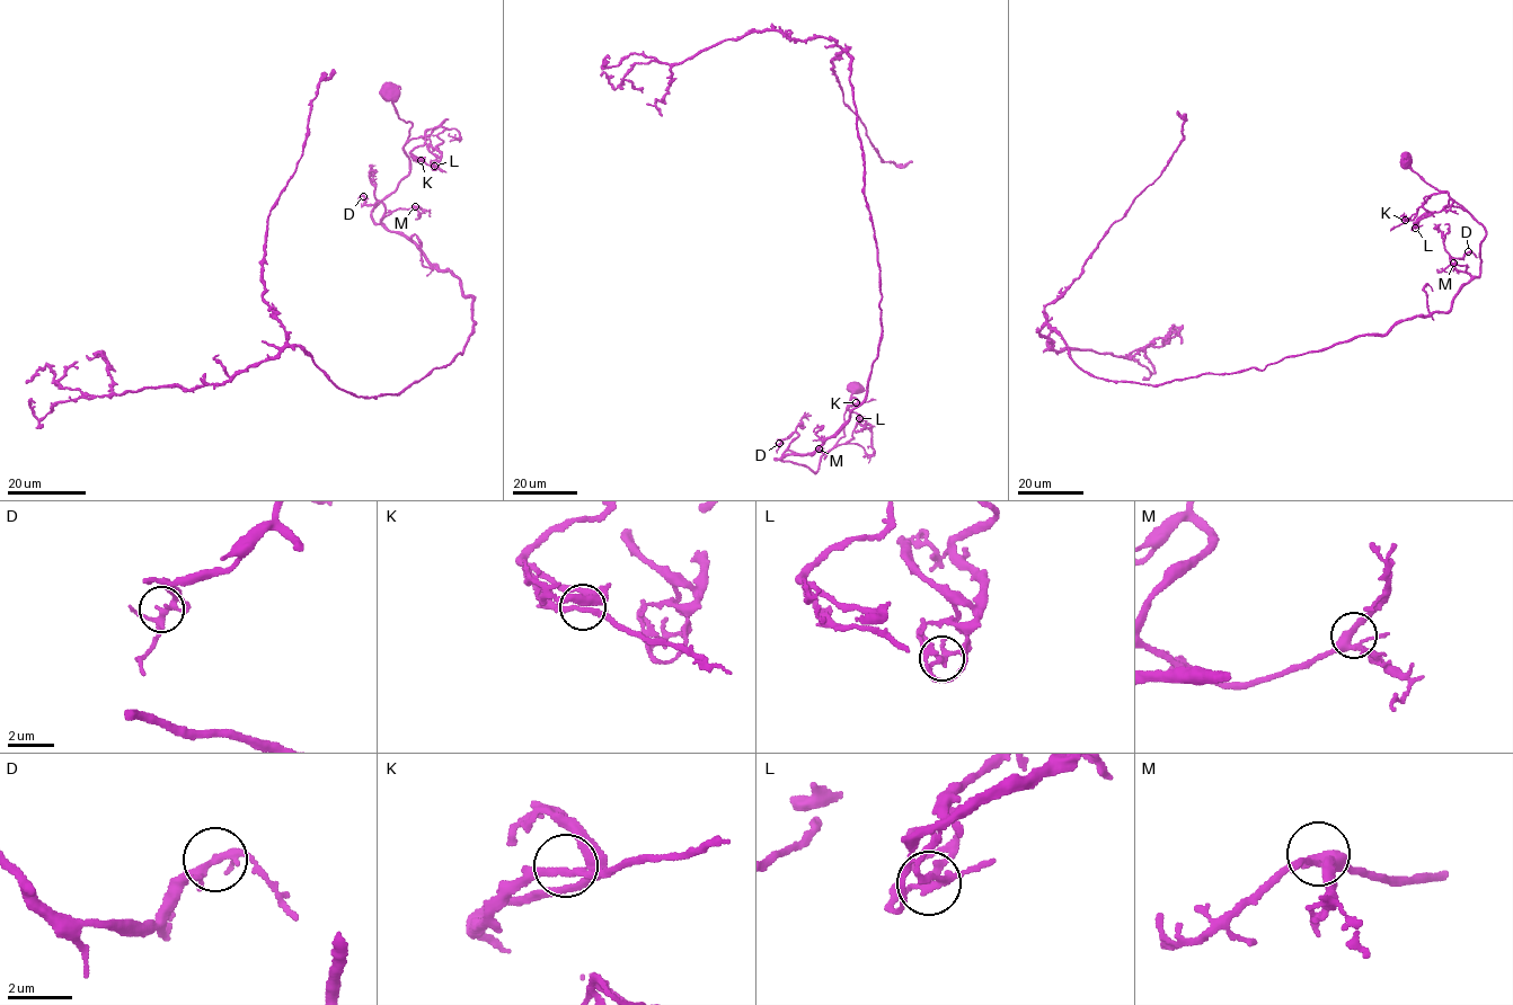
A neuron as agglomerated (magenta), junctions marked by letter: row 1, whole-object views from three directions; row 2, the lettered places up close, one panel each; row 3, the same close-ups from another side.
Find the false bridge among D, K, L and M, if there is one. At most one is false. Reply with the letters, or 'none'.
L

